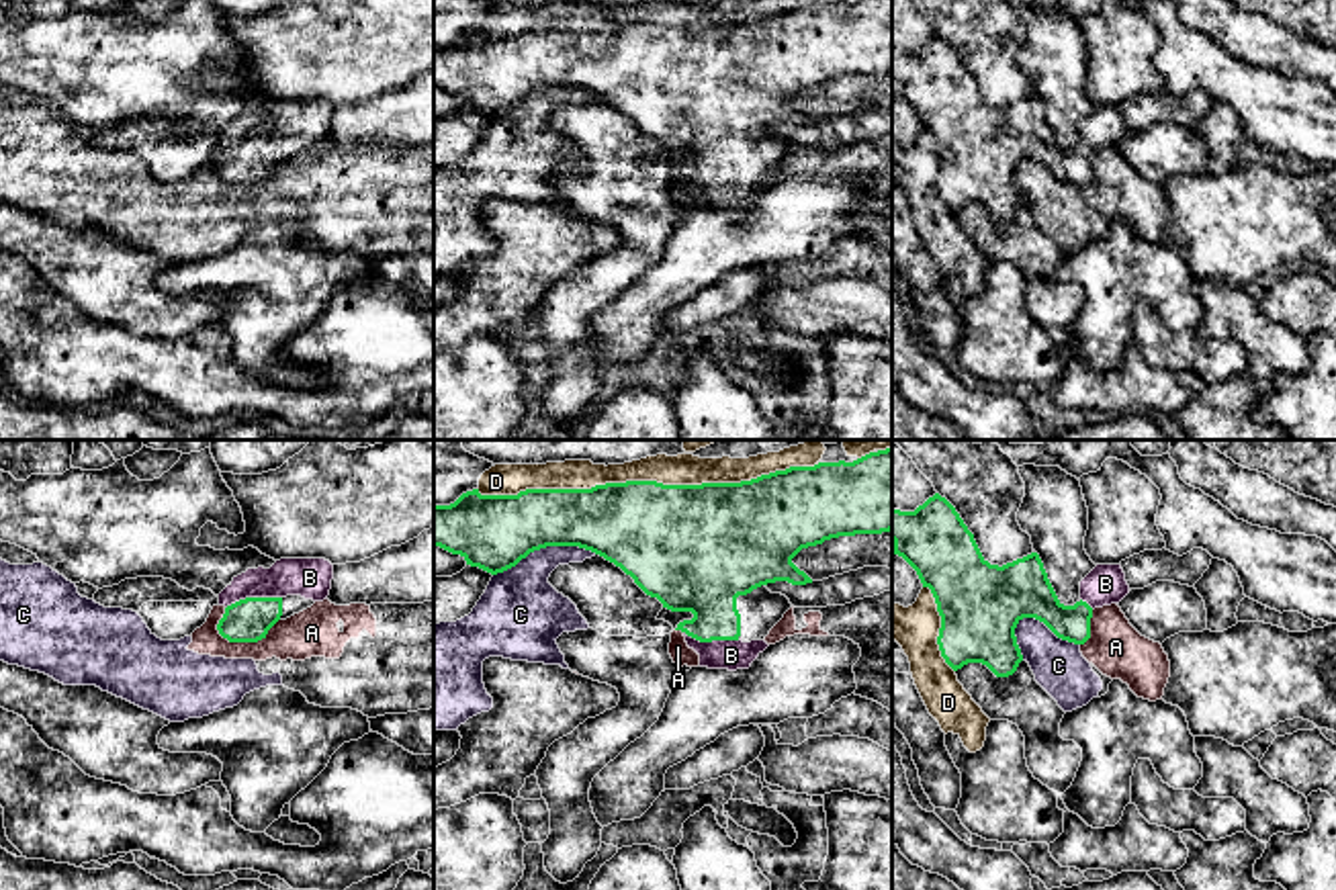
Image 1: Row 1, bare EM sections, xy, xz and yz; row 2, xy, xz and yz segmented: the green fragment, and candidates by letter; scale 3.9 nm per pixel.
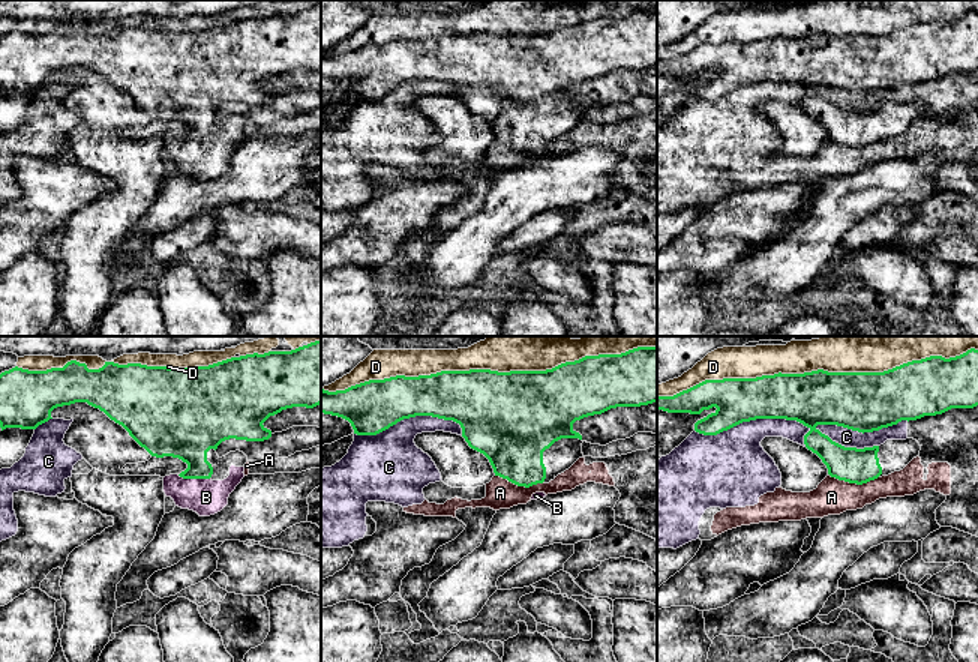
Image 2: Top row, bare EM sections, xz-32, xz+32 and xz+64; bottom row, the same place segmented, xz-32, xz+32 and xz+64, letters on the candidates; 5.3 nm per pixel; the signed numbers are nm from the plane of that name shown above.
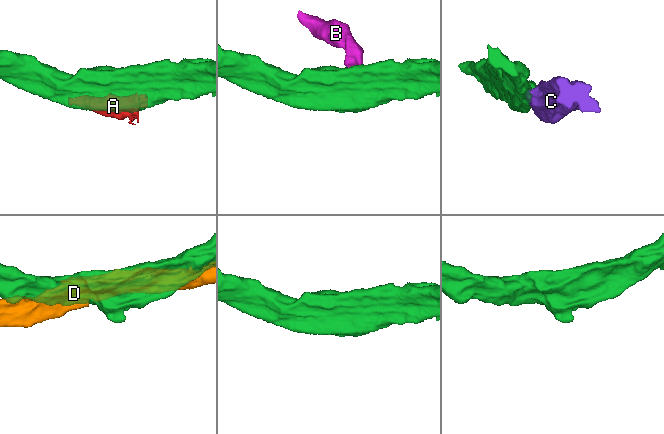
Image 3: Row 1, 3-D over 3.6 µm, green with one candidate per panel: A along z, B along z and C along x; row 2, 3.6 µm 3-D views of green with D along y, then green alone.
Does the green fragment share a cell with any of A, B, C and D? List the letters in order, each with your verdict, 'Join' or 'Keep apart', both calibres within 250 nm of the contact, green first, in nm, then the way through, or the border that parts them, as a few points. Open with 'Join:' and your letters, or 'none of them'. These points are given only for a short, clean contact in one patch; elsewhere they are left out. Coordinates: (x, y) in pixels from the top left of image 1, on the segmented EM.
Join: B
A: Keep apart. Thickness 180 nm (green) against 190 nm. Boundary: xy (279, 618), (256, 641), (228, 641), (215, 629)
B: Join. Thickness 180 nm (green) against 160 nm. Path across: xy (248, 620), (252, 598), (283, 577), (309, 577)
C: Keep apart. Thickness 300 nm (green) against 280 nm
D: Keep apart. Thickness 440 nm (green) against 130 nm

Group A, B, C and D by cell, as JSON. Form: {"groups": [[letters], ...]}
{"groups": [["A", "C"], ["B"], ["D"]]}

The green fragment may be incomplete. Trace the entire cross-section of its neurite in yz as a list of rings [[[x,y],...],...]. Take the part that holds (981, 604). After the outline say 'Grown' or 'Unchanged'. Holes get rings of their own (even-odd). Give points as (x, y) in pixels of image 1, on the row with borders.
[[[939,493],[915,511],[892,507],[892,542],[894,554],[917,571],[923,587],[929,587],[935,597],[941,616],[937,644],[953,671],[968,663],[982,663],[996,677],[1013,675],[1023,661],[1015,636],[1015,628],[1023,618],[1043,622],[1062,640],[1084,644],[1090,638],[1093,610],[1119,604],[1129,593],[1121,565],[1097,565],[1080,581],[1080,599],[1074,606],[1064,606],[1037,552],[1003,567],[990,565],[955,507]]]. Grown

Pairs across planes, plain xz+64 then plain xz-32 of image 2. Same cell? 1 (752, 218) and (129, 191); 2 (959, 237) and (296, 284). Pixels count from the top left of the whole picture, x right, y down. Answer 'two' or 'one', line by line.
1: two
2: two

